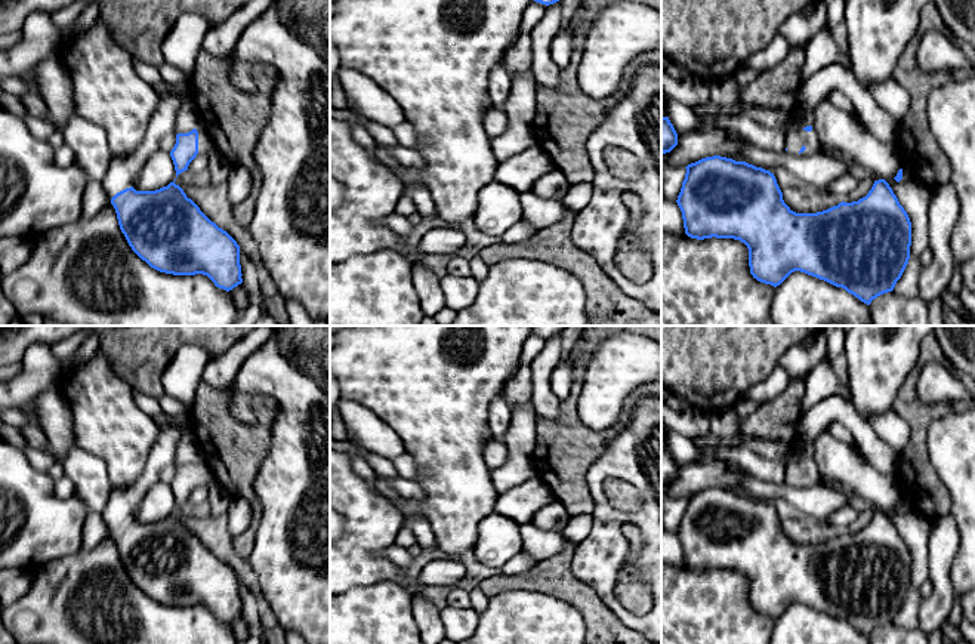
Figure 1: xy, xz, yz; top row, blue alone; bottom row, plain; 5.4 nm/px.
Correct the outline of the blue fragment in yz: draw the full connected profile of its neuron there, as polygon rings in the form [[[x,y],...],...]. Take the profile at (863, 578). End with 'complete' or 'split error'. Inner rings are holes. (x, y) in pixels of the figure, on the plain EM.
[[[713,487],[688,496],[678,537],[685,566],[691,570],[734,570],[749,580],[750,606],[760,614],[780,617],[792,604],[800,603],[824,611],[870,637],[877,628],[892,623],[901,610],[911,577],[911,554],[885,511],[874,512],[868,526],[858,533],[839,534],[817,545],[796,545],[783,531],[774,505],[746,493]]]; complete

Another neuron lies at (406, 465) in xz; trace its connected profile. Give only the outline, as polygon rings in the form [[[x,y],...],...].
[[[404,453],[399,457],[392,460],[399,477],[405,480],[417,480],[420,475],[420,468],[410,453]]]

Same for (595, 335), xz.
[[[586,326],[586,358],[589,358],[605,339],[621,332],[642,335],[661,343],[661,326]]]

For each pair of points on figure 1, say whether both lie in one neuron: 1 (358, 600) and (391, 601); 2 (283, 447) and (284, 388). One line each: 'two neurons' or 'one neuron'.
1: one neuron
2: one neuron

